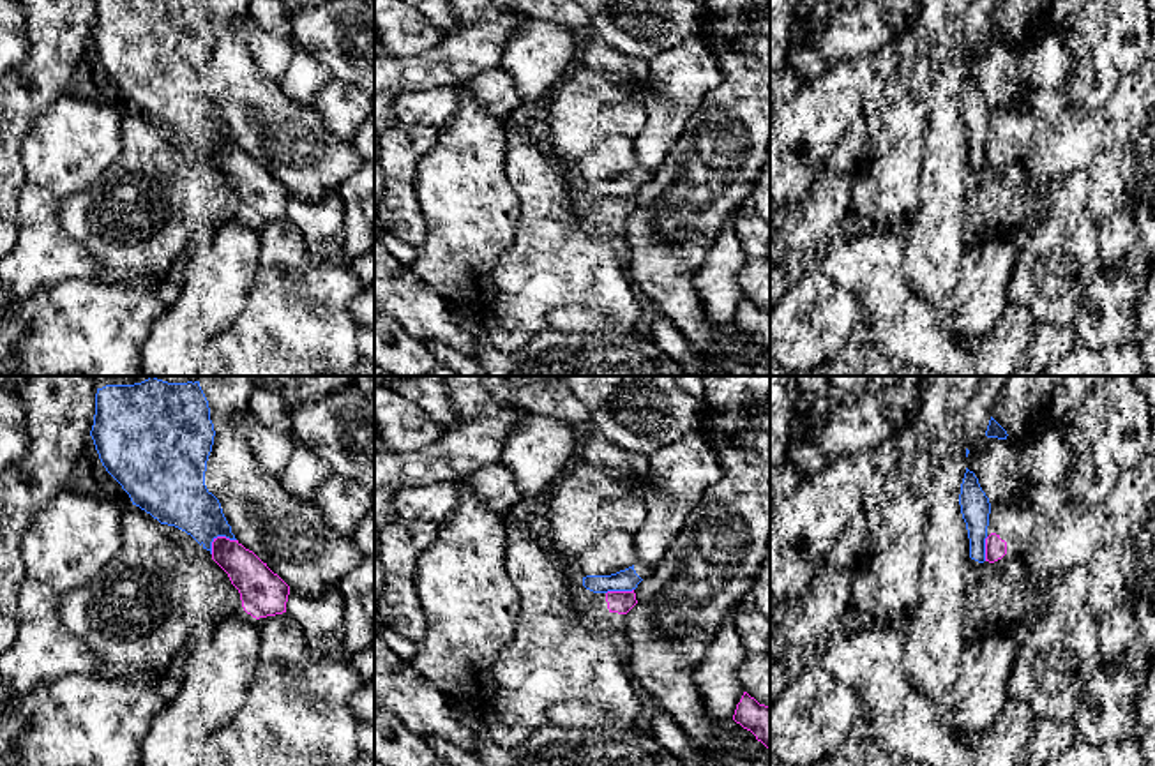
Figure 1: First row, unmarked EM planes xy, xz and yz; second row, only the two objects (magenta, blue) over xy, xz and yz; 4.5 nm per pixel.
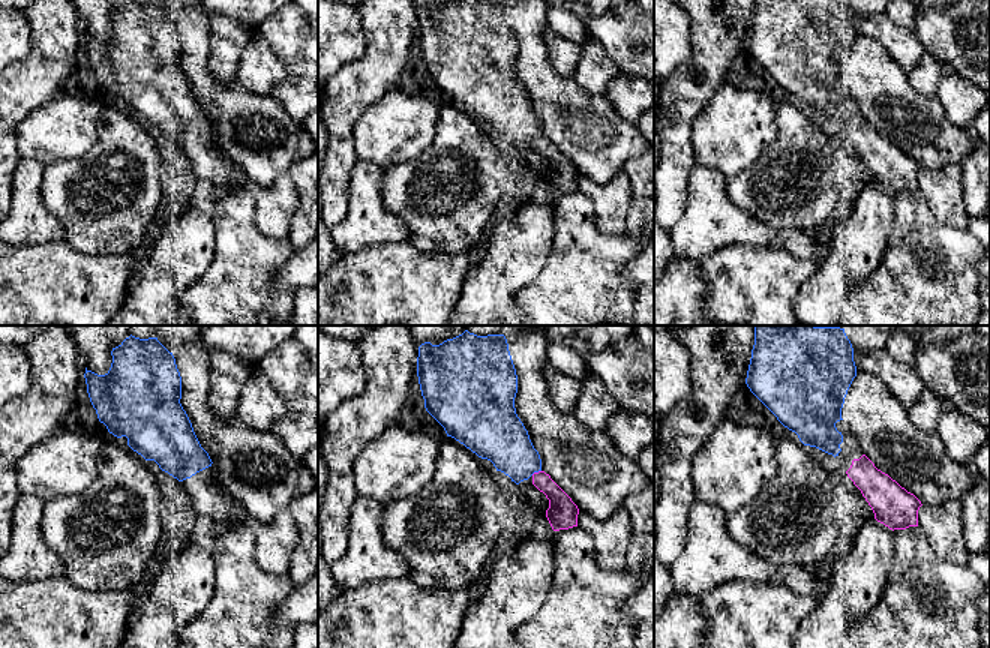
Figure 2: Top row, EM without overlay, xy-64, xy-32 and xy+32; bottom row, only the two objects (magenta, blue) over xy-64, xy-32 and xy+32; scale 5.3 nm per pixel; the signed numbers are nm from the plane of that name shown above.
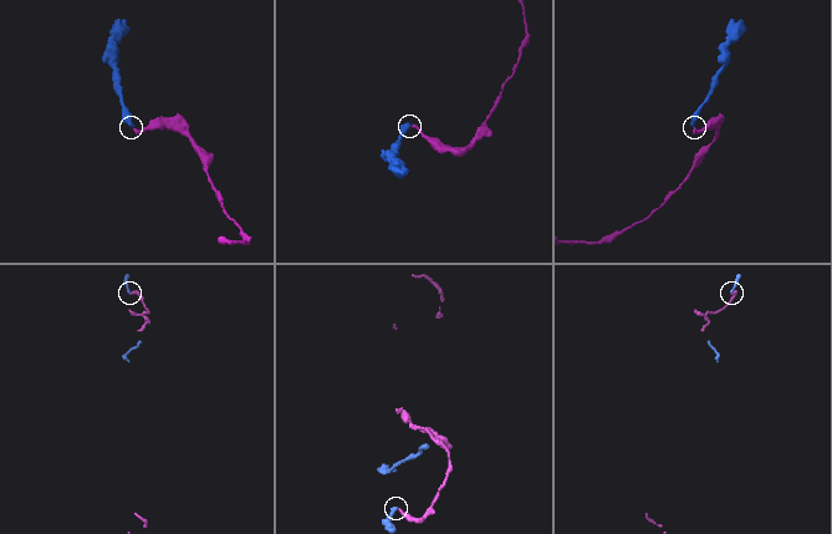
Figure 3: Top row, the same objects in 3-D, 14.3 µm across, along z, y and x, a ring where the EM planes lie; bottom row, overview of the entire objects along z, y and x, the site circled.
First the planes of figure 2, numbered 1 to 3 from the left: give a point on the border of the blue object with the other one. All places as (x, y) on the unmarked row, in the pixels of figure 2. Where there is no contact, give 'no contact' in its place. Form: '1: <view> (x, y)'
1: no contact
2: xy-32 (536, 137)
3: no contact

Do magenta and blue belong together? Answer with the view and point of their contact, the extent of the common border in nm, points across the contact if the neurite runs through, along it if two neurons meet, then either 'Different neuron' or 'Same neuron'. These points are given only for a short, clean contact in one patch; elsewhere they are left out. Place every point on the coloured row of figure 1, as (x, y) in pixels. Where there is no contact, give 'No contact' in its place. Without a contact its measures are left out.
Touches magenta at xy (218, 537). Shared border 140 nm. Different neuron

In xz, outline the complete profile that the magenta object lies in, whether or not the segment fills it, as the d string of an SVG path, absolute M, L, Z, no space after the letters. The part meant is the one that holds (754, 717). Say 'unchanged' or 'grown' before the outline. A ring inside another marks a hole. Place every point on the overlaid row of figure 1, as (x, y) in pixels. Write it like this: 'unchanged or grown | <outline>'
unchanged | M744 692L733 720L751 731L756 740L770 750L770 706L759 704L754 697Z

